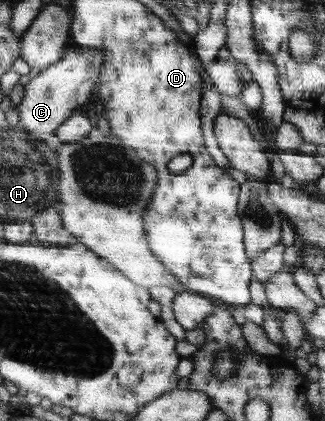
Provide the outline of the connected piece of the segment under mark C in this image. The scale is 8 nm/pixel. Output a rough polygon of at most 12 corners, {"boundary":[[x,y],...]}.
{"boundary":[[73,46],[31,78],[17,106],[24,131],[54,130],[88,102],[103,52]]}

